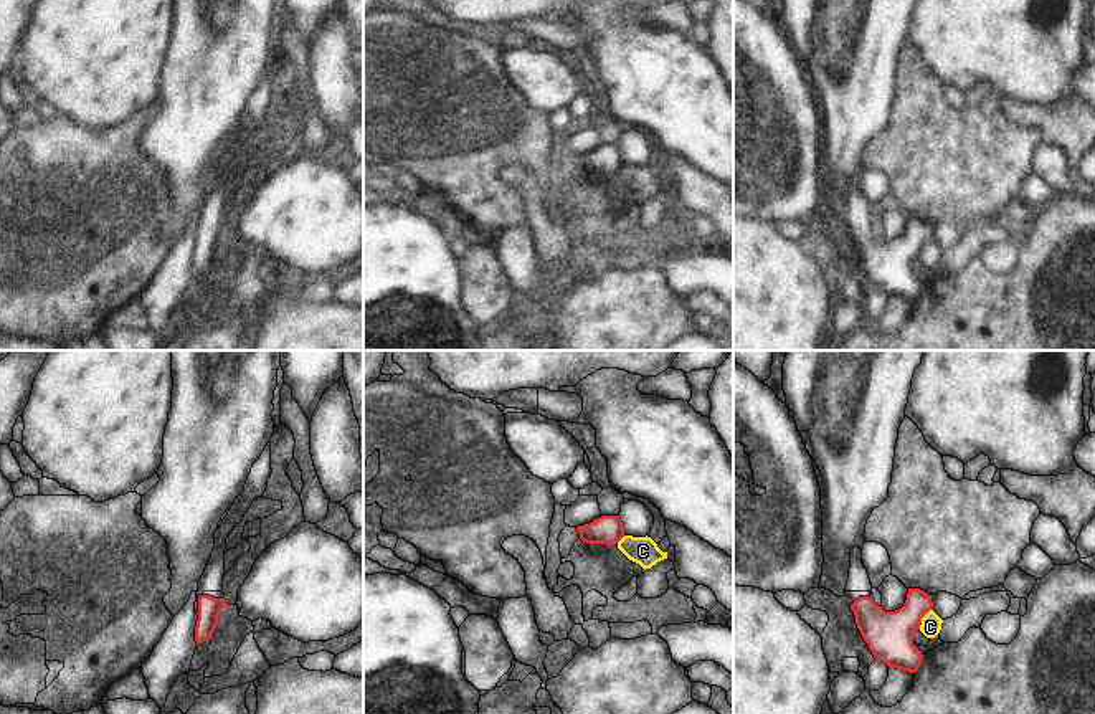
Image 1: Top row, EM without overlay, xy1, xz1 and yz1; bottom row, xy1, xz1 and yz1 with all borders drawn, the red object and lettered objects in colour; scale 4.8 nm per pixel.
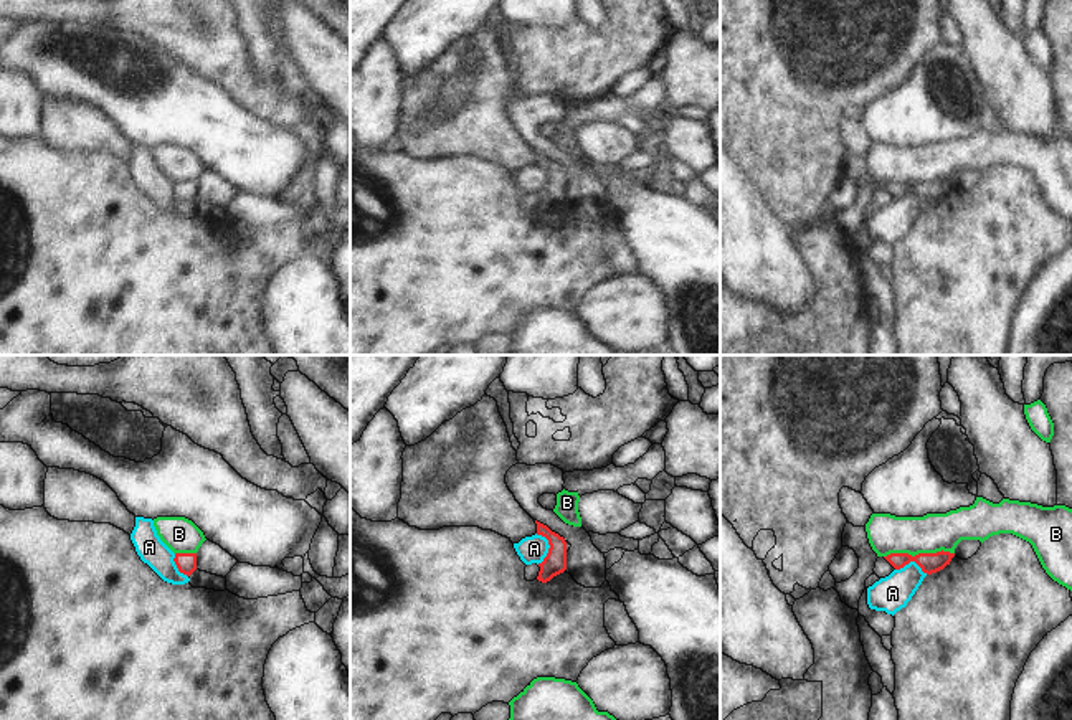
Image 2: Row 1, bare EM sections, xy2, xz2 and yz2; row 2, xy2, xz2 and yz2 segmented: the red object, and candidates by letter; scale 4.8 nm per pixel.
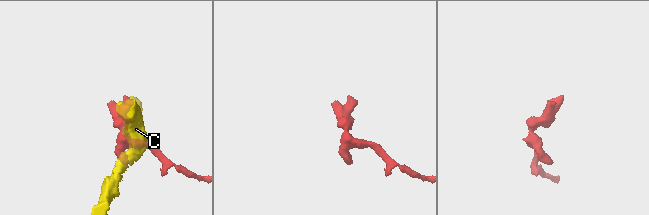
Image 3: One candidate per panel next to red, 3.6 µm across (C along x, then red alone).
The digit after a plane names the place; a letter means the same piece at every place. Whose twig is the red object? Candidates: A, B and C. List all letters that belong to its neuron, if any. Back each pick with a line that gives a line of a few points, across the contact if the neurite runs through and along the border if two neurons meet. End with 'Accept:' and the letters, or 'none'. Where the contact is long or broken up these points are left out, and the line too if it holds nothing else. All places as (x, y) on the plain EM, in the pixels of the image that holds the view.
Accept: none

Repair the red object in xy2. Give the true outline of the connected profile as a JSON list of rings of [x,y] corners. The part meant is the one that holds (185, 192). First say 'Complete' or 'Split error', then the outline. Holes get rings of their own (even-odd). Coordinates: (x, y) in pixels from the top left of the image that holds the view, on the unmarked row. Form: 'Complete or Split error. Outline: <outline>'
Complete. Outline: [[[175,183],[173,188],[180,203],[190,206],[197,200],[197,183]]]

